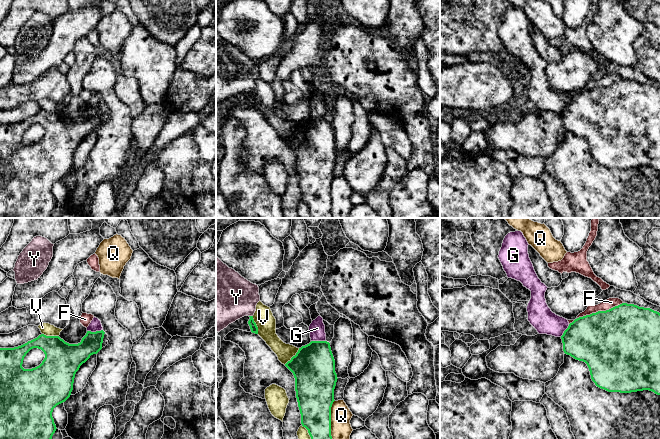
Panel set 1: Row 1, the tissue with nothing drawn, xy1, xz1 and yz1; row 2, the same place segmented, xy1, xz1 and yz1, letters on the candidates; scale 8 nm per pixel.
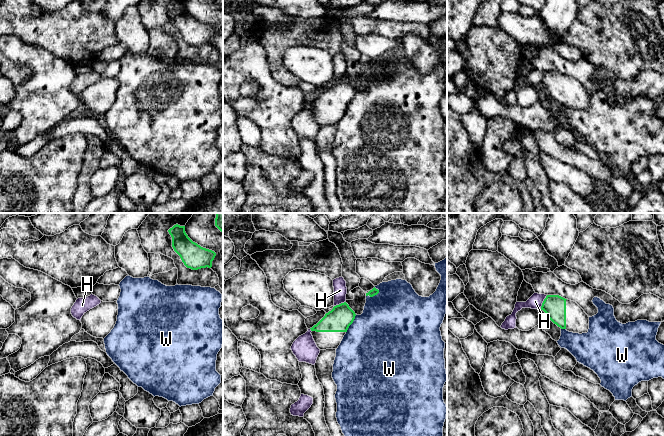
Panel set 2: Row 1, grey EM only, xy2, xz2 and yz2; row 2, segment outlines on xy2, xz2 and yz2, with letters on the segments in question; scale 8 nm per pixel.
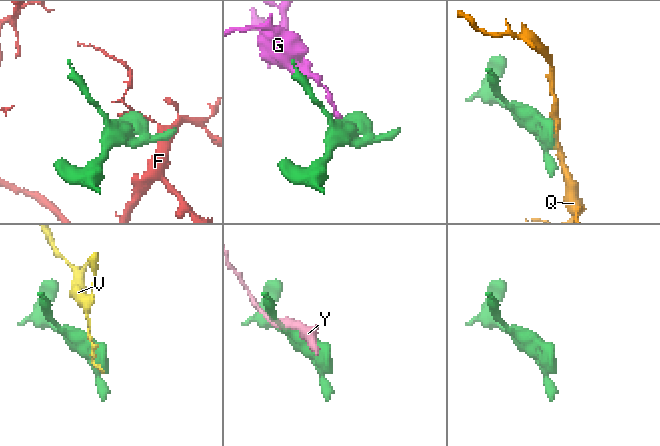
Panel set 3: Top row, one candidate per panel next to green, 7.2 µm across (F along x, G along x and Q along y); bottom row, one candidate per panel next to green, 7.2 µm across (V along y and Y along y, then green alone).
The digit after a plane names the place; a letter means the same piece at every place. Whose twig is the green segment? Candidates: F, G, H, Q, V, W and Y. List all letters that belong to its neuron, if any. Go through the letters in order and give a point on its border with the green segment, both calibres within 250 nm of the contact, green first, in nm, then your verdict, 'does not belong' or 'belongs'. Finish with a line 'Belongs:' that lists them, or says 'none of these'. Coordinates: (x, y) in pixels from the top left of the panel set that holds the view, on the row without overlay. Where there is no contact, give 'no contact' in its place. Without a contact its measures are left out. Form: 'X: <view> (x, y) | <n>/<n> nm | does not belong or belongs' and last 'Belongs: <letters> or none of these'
F: yz1 (600, 87) | 500/80 nm | does not belong
G: xy1 (94, 108) | 190/90 nm | does not belong
H: yz2 (543, 78) | 180/110 nm | does not belong
Q: xz1 (330, 197) | 300/170 nm | does not belong
V: xz1 (292, 133) | 340/140 nm | does not belong
W: xz2 (373, 71) | 60/480 nm | does not belong
Y: xz1 (251, 92) | 60/400 nm | does not belong
Belongs: none of these

